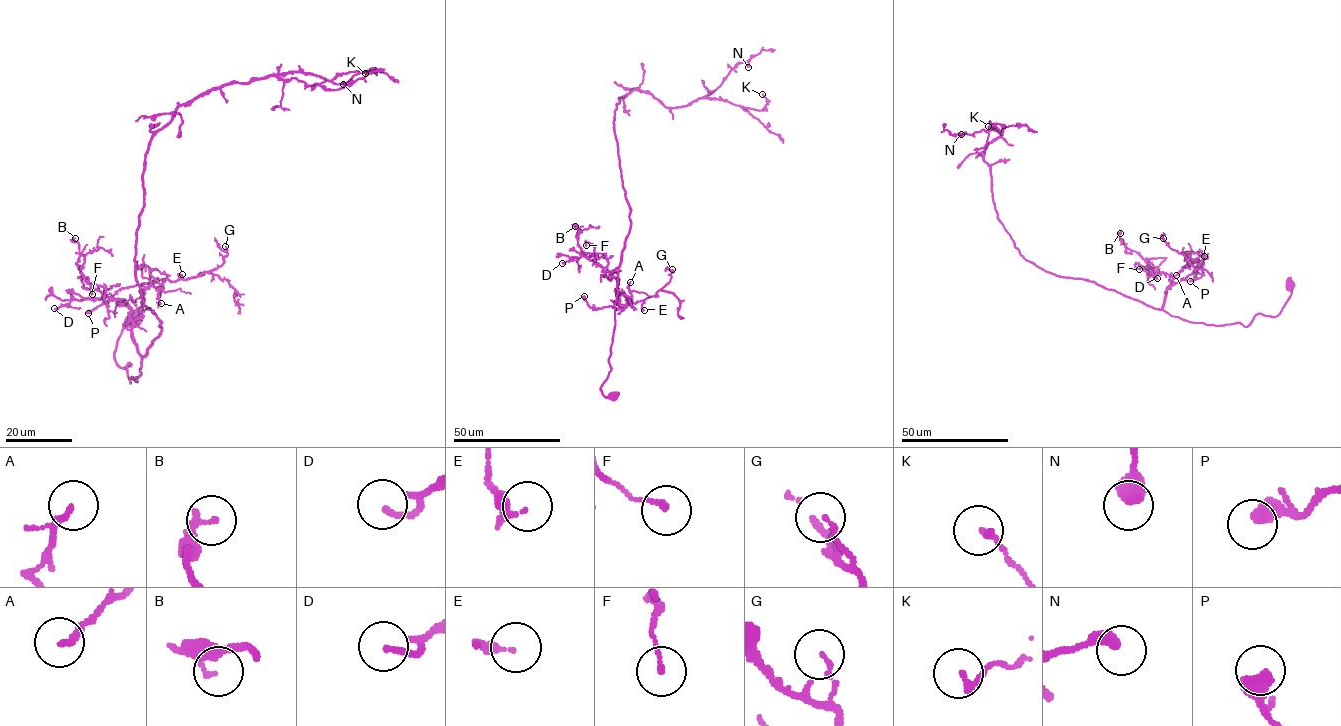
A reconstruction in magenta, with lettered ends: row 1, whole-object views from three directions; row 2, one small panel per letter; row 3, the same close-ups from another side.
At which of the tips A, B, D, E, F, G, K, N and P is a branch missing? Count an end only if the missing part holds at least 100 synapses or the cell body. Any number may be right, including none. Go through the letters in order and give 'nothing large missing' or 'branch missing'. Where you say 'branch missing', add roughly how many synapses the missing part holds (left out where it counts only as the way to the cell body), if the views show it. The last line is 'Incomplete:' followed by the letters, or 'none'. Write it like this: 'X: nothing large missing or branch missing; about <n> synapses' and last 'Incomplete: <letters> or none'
A: nothing large missing
B: nothing large missing
D: nothing large missing
E: nothing large missing
F: nothing large missing
G: nothing large missing
K: nothing large missing
N: nothing large missing
P: nothing large missing
Incomplete: none

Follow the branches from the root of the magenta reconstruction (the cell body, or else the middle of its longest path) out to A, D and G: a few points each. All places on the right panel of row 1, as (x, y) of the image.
A: (1290, 287), (1277, 315), (1257, 313), (1247, 326), (1215, 326), (1163, 309), (1166, 291), (1199, 261), (1176, 275)
D: (1290, 287), (1277, 315), (1257, 313), (1247, 326), (1215, 326), (1164, 311), (1172, 276), (1150, 272), (1157, 278)
G: (1290, 287), (1277, 315), (1257, 313), (1247, 326), (1171, 316), (1163, 309), (1166, 291), (1199, 261), (1163, 238)

